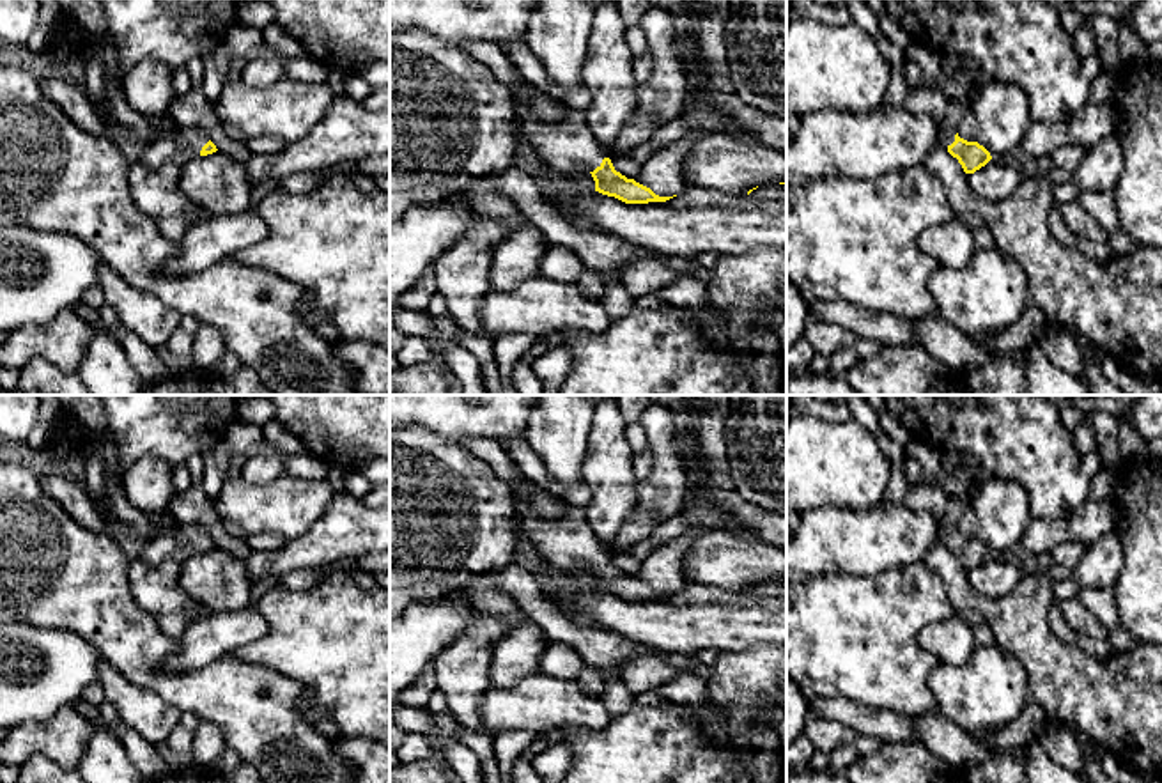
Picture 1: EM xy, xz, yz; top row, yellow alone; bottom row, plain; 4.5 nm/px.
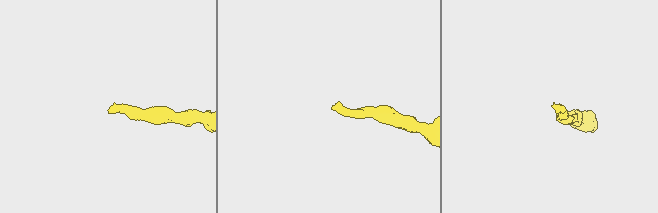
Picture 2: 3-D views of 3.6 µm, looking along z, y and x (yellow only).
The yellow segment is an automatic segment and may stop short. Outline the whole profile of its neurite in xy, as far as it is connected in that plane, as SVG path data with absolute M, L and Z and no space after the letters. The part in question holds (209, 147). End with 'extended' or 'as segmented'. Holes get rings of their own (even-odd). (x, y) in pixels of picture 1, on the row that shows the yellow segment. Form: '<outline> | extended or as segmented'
M202 128L177 129L172 136L159 136L149 142L138 158L149 170L159 170L165 165L186 167L198 156L216 152L216 145Z | extended

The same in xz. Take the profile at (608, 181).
M563 106L562 120L544 122L530 108L521 108L519 128L526 151L537 156L553 174L590 174L595 181L595 191L625 204L666 202L673 198L659 197L650 188L616 172L586 126L585 112Z | extended

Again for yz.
M941 129L935 145L946 149L953 158L957 158L965 174L974 174L992 159L983 145L978 142L967 142L960 138L958 133Z | extended

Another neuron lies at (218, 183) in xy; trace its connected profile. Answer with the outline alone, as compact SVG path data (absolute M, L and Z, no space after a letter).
M216 151L182 167L181 193L213 216L229 216L252 207L248 167Z

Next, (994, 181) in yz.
M994 159L974 174L965 175L965 182L971 186L971 190L988 200L1006 198L1013 193L1020 181L1022 174L1019 168L995 163Z

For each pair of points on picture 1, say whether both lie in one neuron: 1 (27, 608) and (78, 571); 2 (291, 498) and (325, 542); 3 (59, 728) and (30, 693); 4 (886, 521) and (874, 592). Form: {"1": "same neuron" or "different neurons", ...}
{"1": "same neuron", "2": "different neurons", "3": "different neurons", "4": "different neurons"}

